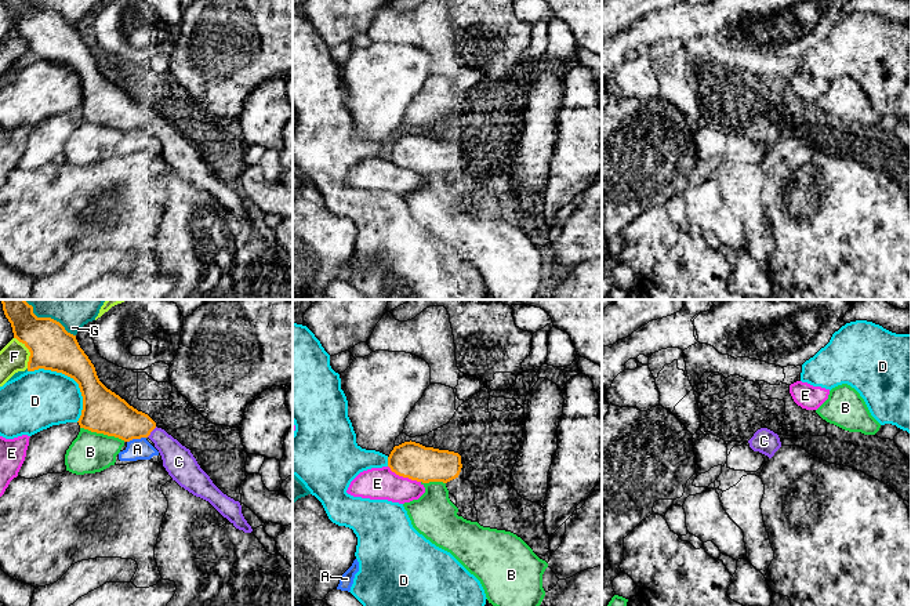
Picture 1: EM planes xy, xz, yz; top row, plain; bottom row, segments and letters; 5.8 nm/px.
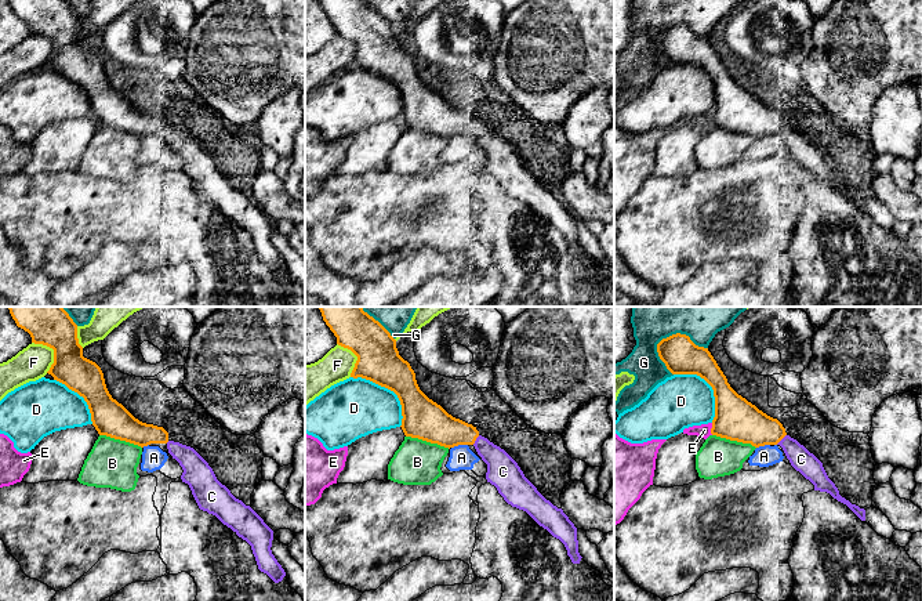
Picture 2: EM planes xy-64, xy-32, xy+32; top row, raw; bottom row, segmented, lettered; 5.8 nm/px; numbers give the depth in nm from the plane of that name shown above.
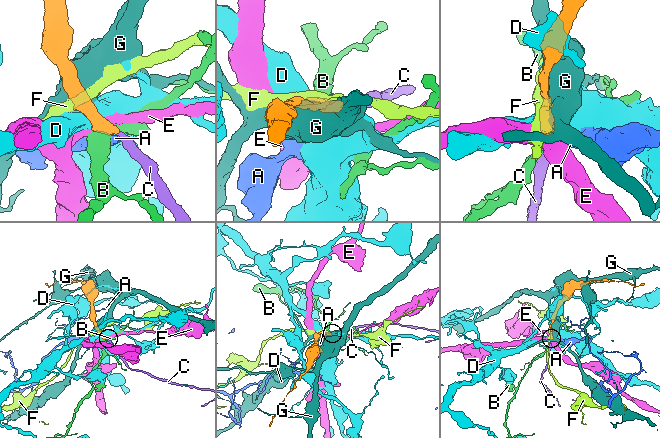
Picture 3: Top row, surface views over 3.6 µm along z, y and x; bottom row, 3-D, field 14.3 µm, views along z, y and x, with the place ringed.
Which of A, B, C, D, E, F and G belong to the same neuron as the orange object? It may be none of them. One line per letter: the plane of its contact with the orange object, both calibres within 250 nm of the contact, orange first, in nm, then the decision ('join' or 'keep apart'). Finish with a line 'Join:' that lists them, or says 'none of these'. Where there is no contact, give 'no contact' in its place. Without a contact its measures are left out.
A: contact in xy; calibres 260 and 130 nm; keep apart
B: contact in xy; calibres 260 and 240 nm; keep apart
C: contact in xy; calibres 240 and 180 nm; join
D: contact in xy; calibres 260 and 340 nm; keep apart
E: contact in xz; calibres 220 and 190 nm; keep apart
F: contact in xy; calibres 260 and 170 nm; keep apart
G: contact in xy; calibres 260 and 320 nm; keep apart
Join: C

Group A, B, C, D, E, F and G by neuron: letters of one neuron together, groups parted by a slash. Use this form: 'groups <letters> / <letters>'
groups A / B / C / D / E / F / G

